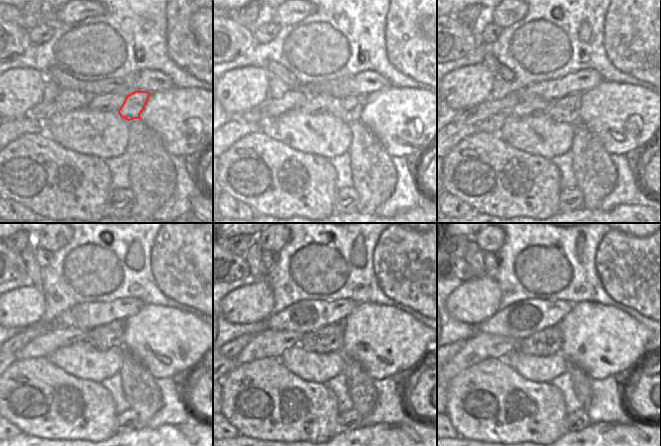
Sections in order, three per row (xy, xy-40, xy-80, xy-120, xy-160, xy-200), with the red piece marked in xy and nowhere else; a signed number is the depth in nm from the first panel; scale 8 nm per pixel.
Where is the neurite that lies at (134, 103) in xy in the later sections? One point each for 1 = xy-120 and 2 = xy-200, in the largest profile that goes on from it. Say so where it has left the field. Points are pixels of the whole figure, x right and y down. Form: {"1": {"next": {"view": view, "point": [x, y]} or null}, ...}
{"1": {"next": {"view": "xy-120", "point": [111, 336]}}, "2": {"next": {"view": "xy-200", "point": [548, 341]}}}

